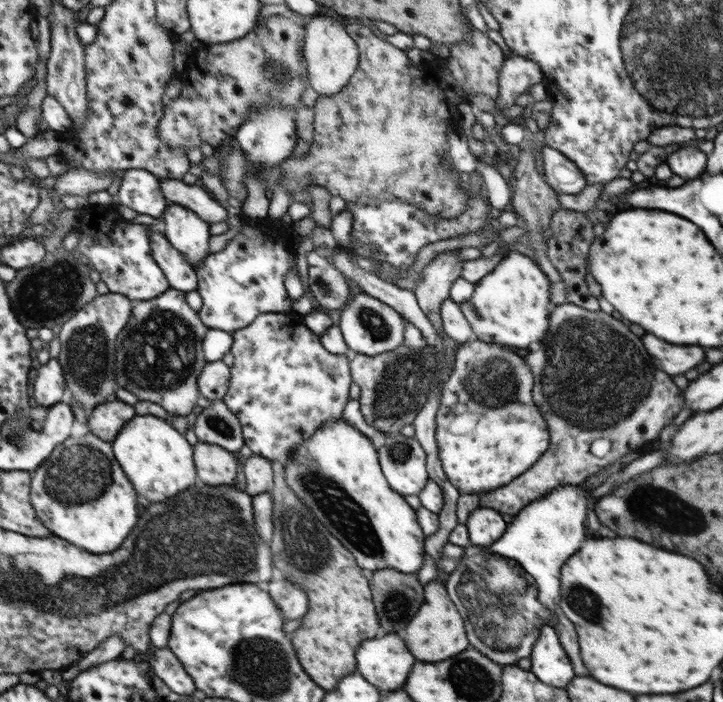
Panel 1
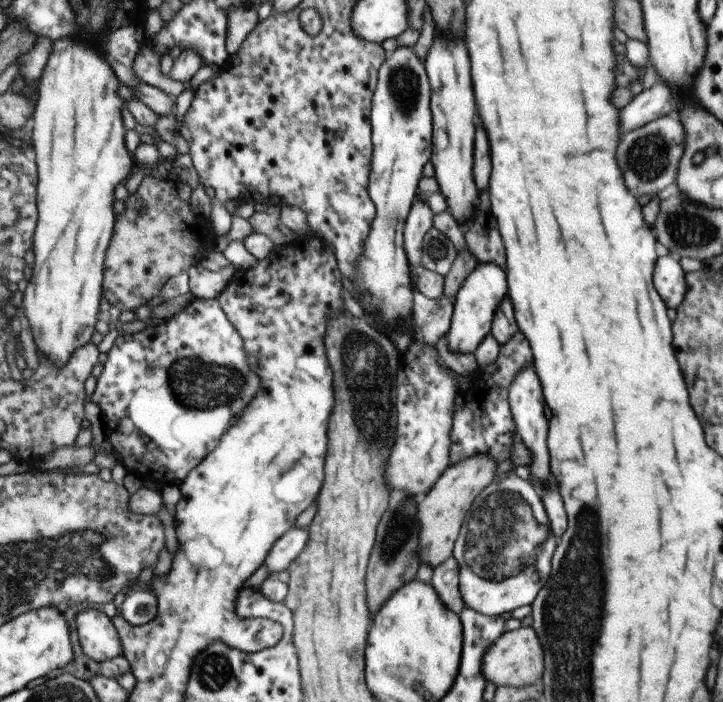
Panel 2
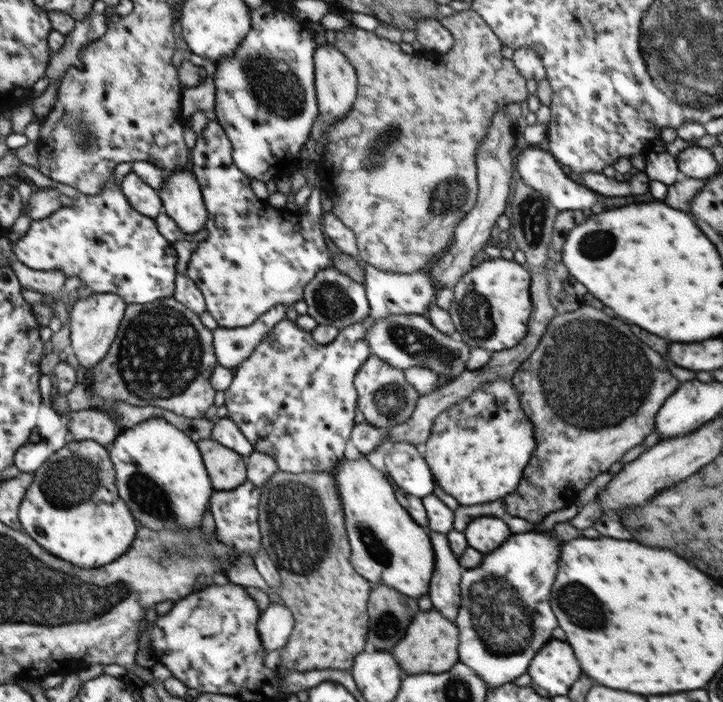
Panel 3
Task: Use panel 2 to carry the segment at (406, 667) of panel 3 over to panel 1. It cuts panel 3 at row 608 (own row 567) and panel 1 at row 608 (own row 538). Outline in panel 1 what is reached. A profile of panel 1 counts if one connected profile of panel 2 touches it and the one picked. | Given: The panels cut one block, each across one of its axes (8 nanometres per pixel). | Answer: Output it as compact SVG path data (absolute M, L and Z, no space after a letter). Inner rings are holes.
M434 578L426 584L424 598L424 603L402 633L408 651L415 656L417 661L435 663L467 650L470 642L467 638L465 624L446 591L445 582L440 581L440 578Z

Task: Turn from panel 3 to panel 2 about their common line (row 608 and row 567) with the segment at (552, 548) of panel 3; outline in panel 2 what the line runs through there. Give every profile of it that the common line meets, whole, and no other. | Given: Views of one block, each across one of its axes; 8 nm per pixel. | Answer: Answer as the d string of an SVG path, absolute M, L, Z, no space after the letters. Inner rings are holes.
M511 462L512 470L506 474L506 478L502 478L500 482L493 481L487 488L484 488L483 492L474 500L474 504L468 512L466 512L466 518L464 518L464 523L462 528L460 528L460 533L458 538L456 538L456 543L454 544L453 555L455 560L458 562L458 567L460 568L460 595L462 596L462 601L465 606L480 612L485 616L501 616L502 614L508 614L508 612L513 613L514 610L522 606L531 606L536 594L540 592L540 588L544 587L546 580L550 577L550 562L552 561L552 554L556 550L556 538L550 534L550 520L546 516L546 510L544 510L544 504L540 500L540 495L538 488L532 484L529 480L522 480L518 478L514 473L515 467Z

